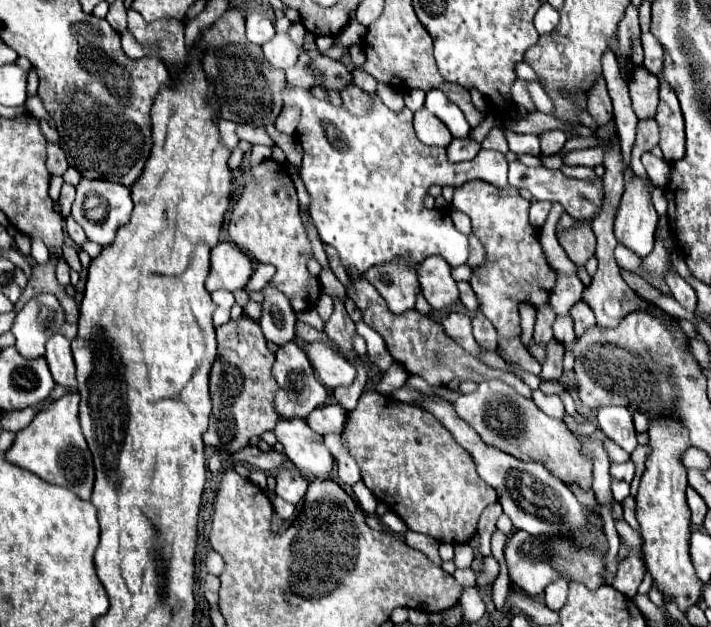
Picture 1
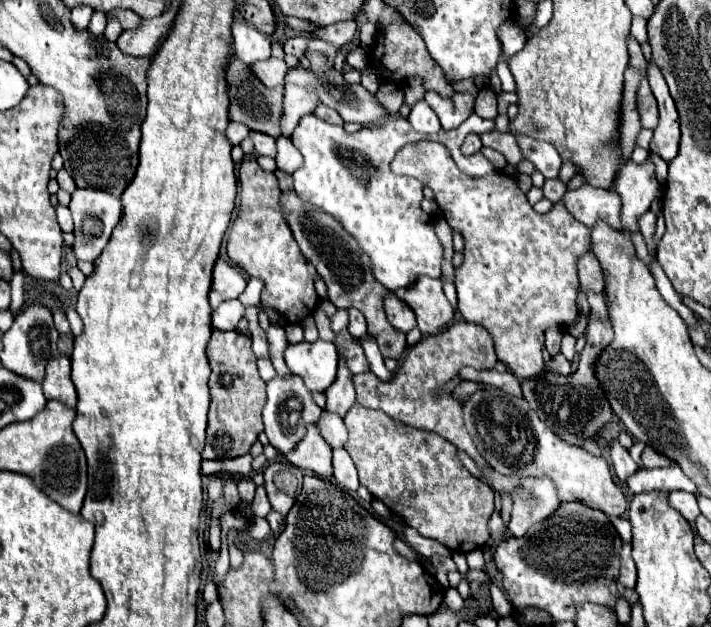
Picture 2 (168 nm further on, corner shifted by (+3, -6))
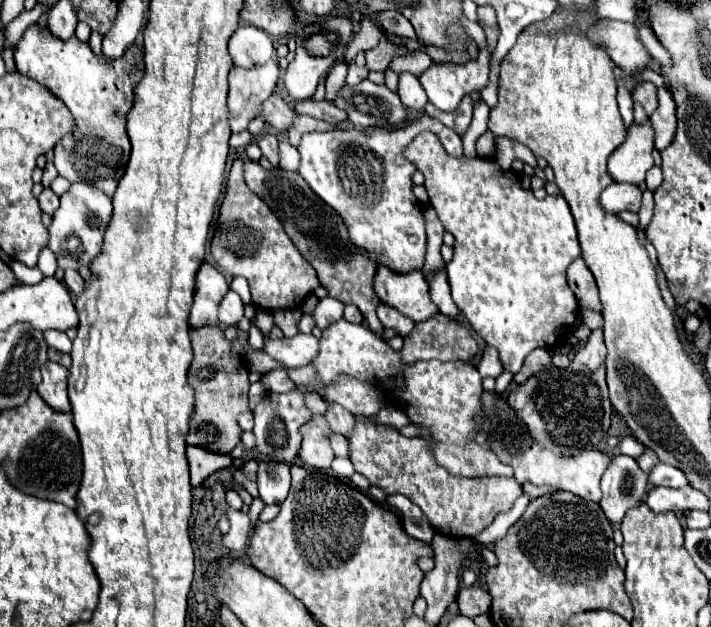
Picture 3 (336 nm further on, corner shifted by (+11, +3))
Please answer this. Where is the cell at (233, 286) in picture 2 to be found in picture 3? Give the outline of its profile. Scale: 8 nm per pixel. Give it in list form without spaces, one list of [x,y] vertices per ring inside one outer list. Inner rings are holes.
[[[202,263],[196,275],[196,295],[190,311],[190,325],[200,327],[204,323],[218,323],[216,307],[228,291],[228,277],[214,265]]]

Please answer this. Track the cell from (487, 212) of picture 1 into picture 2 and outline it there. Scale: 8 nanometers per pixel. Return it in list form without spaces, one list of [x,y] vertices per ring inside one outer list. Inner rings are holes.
[[[420,140],[404,146],[392,160],[392,172],[412,176],[424,186],[430,186],[446,222],[464,238],[464,262],[454,272],[458,312],[468,322],[488,330],[494,340],[498,360],[504,362],[514,376],[520,380],[534,378],[544,366],[542,348],[546,330],[568,328],[578,318],[576,260],[590,250],[590,228],[572,218],[562,202],[556,202],[550,212],[538,214],[526,200],[526,194],[518,188],[516,180],[512,180],[512,176],[504,176],[502,170],[480,178],[464,176],[464,172],[454,164],[448,148],[440,142]]]

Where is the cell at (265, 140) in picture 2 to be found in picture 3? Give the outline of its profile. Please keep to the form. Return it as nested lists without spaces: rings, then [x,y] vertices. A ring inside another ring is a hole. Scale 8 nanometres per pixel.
[[[264,133],[264,135],[260,135],[260,137],[256,139],[256,143],[258,143],[258,147],[262,149],[262,155],[264,155],[274,167],[278,167],[278,139],[276,139],[276,135]]]

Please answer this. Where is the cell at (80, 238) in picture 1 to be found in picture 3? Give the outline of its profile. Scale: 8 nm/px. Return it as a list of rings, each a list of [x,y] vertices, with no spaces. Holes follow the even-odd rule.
[[[46,187],[46,189],[42,191],[42,195],[38,197],[38,201],[40,201],[42,211],[48,213],[48,215],[54,215],[54,211],[58,209],[58,197],[52,193],[50,187]]]

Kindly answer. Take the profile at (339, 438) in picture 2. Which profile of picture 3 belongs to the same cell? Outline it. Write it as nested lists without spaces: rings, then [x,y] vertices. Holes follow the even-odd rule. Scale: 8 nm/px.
[[[332,433],[330,435],[330,443],[332,443],[332,449],[336,455],[342,455],[342,457],[348,457],[348,441],[344,435],[338,435],[338,433]]]

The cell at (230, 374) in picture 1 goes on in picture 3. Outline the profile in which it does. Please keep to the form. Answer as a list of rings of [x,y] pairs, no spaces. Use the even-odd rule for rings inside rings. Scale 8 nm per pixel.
[[[206,325],[206,327],[192,327],[190,329],[194,359],[188,373],[188,379],[196,391],[196,411],[190,423],[190,433],[186,443],[202,447],[214,453],[230,453],[238,443],[242,429],[238,425],[238,417],[248,407],[248,367],[242,357],[232,353],[232,343],[224,337],[220,325]]]

